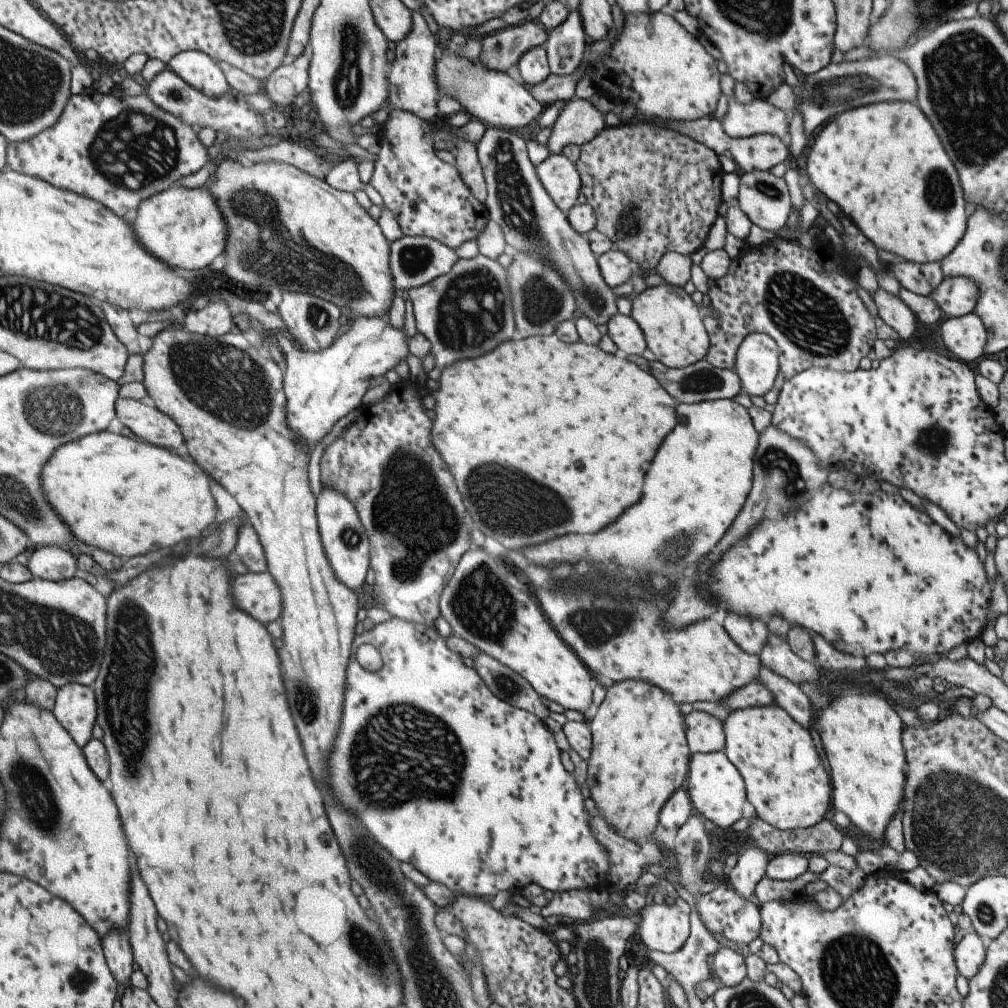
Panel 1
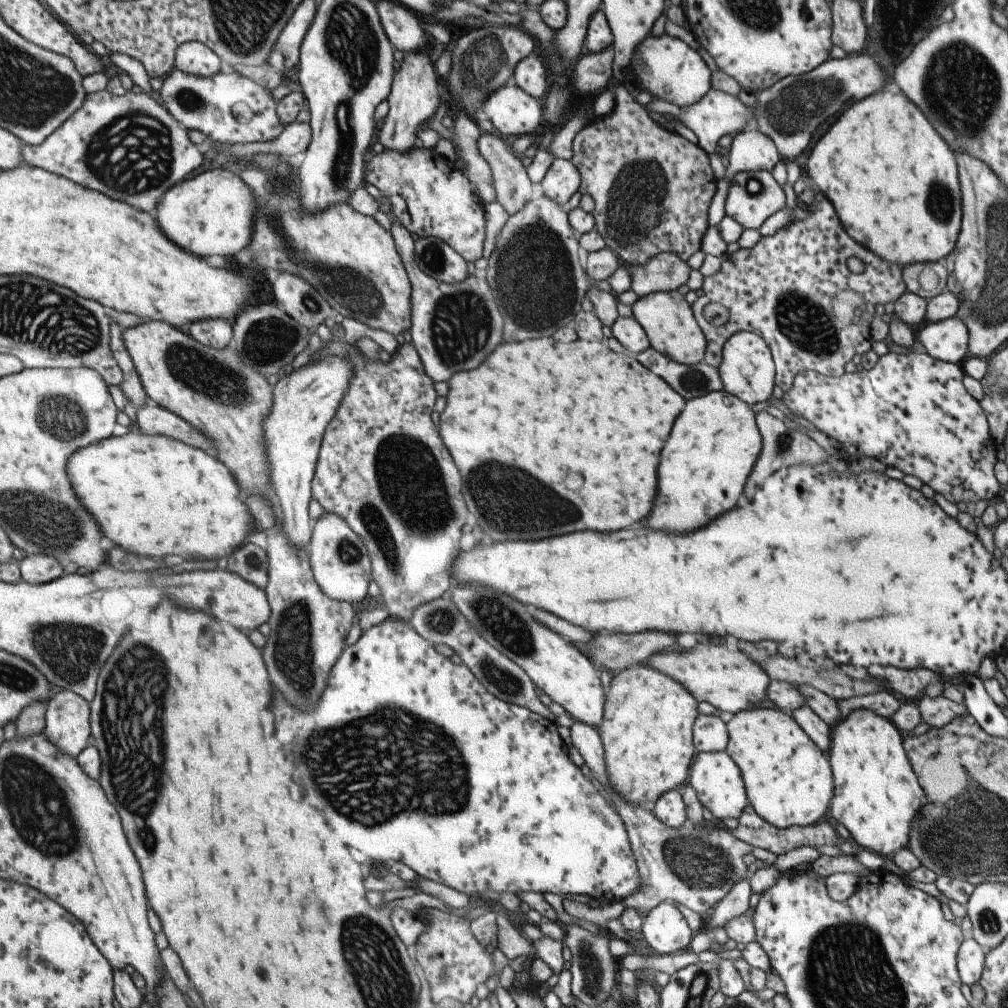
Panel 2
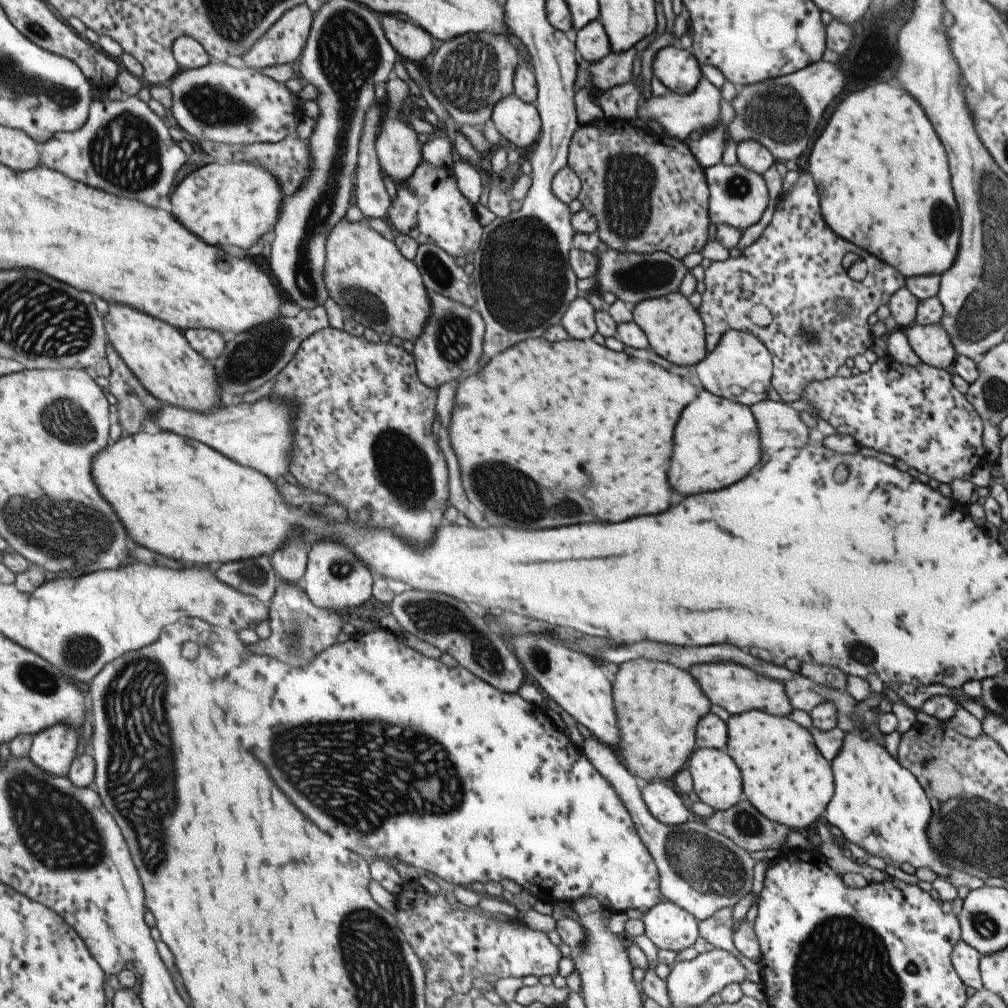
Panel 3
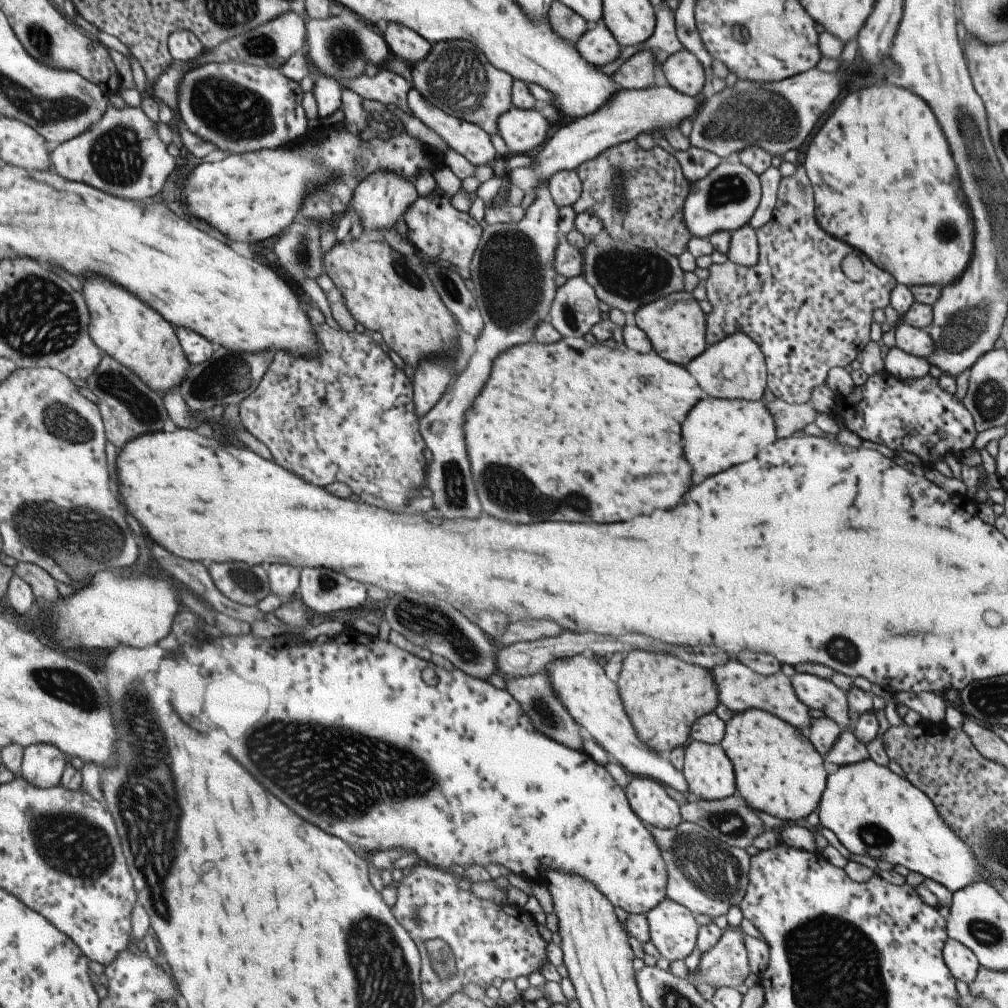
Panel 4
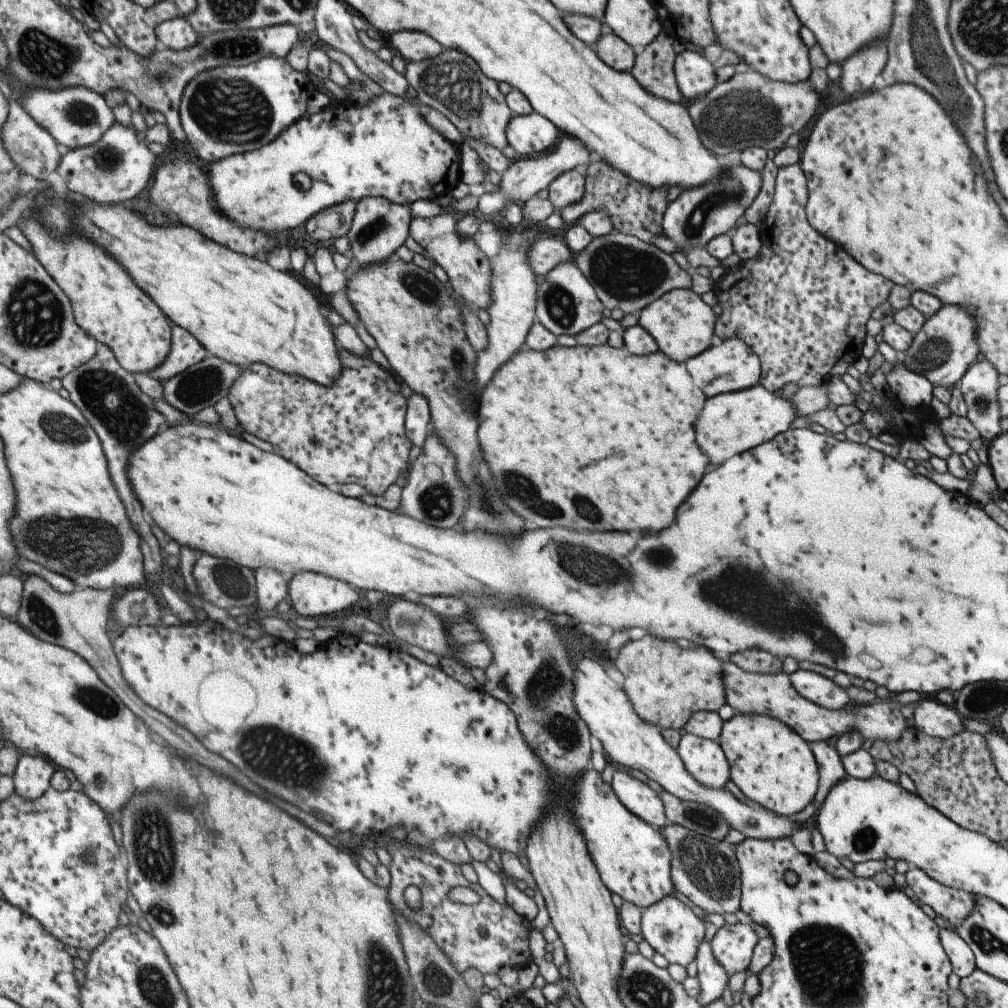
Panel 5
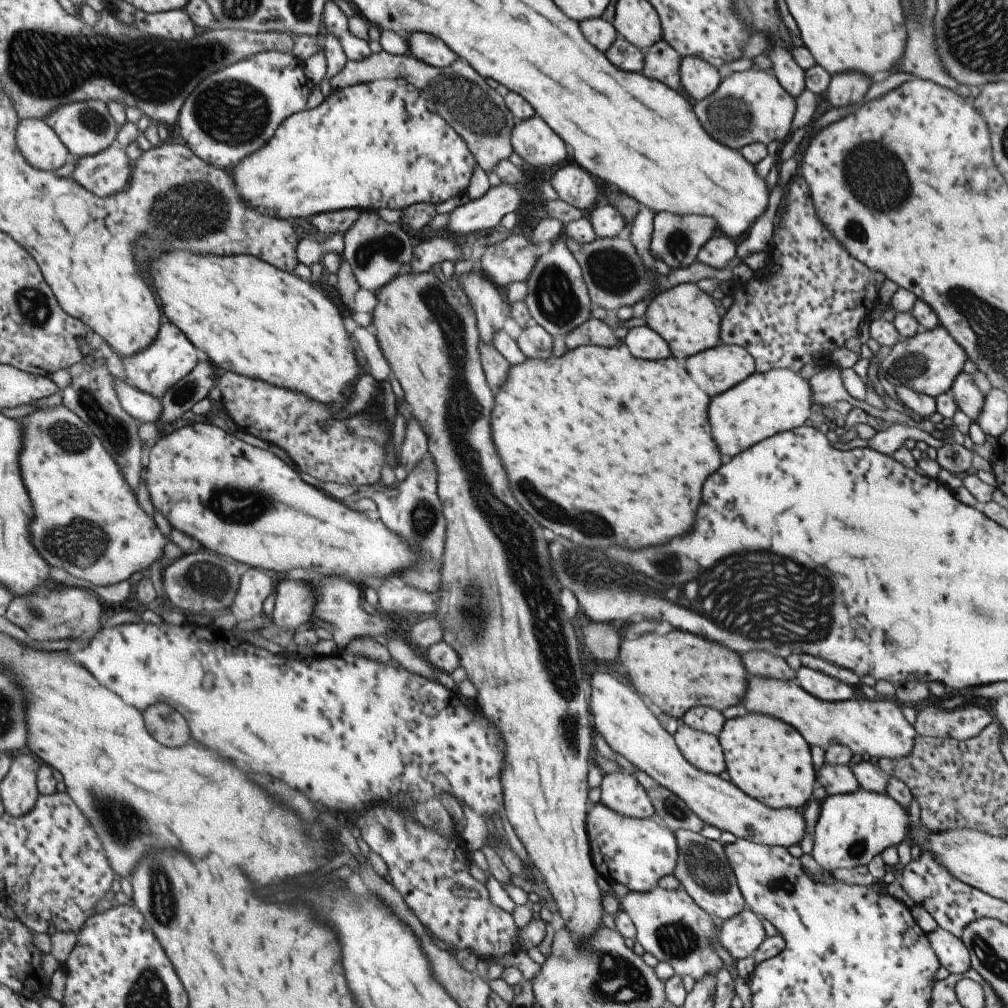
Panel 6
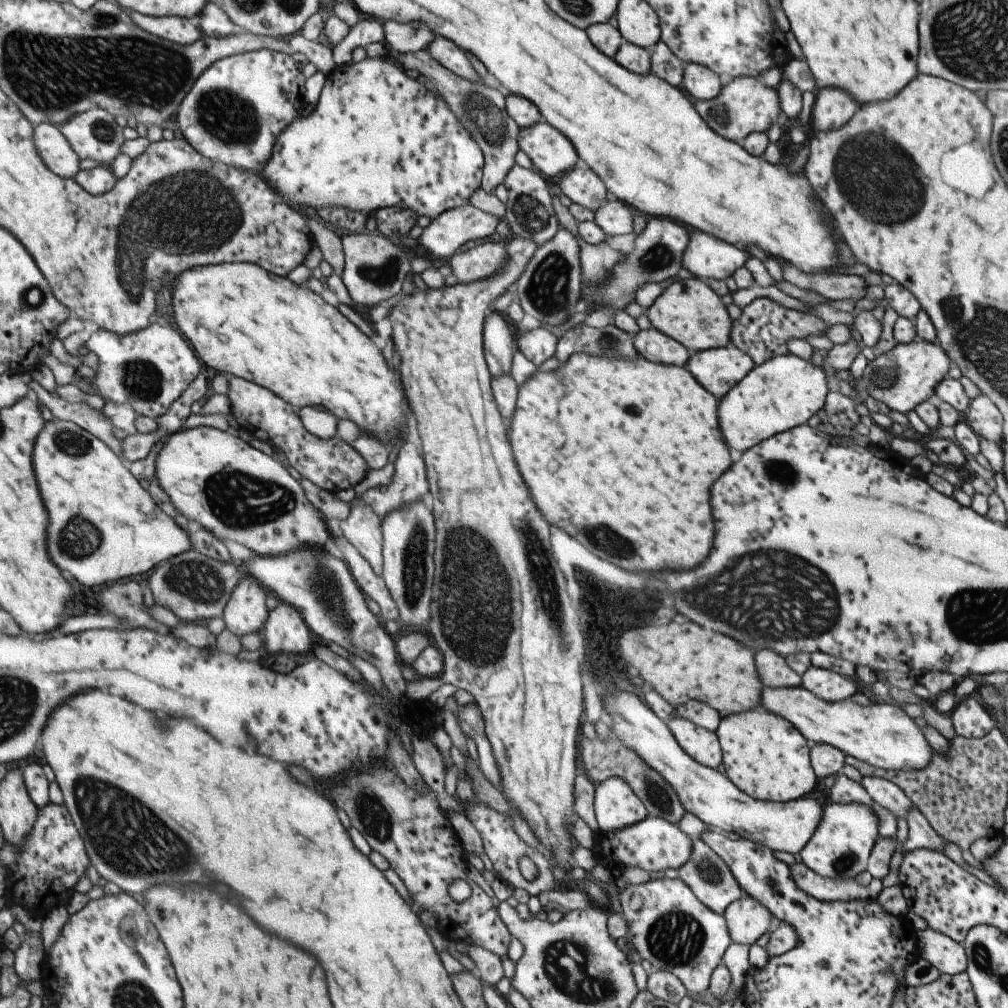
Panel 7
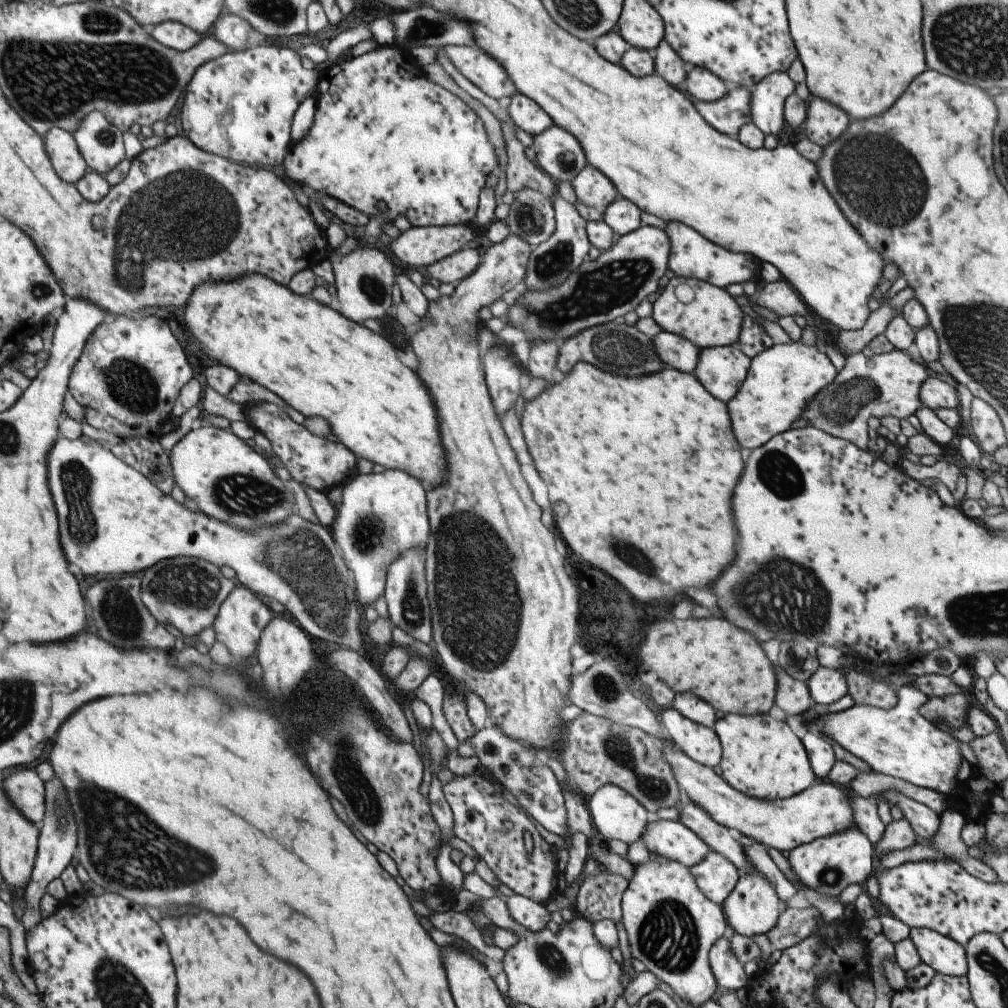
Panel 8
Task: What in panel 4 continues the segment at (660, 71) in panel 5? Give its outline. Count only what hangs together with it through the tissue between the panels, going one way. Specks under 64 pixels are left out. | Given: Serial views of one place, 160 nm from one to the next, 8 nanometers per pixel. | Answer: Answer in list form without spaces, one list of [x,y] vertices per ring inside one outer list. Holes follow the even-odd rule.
[[[643,49],[632,55],[628,55],[625,62],[609,76],[613,82],[617,82],[619,88],[651,88],[654,85],[654,73],[656,67],[660,67],[661,62],[653,56],[652,49]]]

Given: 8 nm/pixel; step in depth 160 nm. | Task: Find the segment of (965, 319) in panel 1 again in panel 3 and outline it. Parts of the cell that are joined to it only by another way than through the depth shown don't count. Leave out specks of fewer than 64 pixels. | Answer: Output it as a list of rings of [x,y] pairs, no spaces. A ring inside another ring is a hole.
[[[911,324],[904,330],[910,349],[920,362],[938,369],[951,369],[957,355],[949,335],[939,324]]]

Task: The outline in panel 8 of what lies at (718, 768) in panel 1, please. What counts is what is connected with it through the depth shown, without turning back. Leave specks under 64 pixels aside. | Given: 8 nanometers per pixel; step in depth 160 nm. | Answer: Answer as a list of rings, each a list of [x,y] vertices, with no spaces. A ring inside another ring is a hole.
[[[671,707],[663,710],[660,717],[667,738],[692,761],[711,768],[719,764],[722,750],[712,728],[691,722]]]

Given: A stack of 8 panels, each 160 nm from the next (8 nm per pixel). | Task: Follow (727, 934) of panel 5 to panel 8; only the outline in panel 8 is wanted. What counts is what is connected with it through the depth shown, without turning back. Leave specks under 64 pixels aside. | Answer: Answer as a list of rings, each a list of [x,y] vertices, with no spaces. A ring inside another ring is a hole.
[[[751,872],[739,877],[735,888],[721,904],[729,932],[744,937],[766,935],[779,916],[782,908],[780,902],[774,886],[760,873]]]

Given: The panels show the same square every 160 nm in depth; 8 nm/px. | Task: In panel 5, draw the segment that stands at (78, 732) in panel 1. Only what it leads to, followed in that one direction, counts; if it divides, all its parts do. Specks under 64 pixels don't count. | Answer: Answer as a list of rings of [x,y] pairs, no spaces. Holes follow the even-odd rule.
[[[21,754],[11,778],[14,791],[22,799],[39,798],[50,786],[55,766],[42,756]]]

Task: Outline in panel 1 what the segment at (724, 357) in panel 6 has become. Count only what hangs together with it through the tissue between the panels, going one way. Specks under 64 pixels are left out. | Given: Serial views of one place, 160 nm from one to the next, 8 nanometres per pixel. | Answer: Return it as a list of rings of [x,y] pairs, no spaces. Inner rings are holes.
[[[749,333],[739,343],[733,370],[739,377],[742,394],[762,396],[775,382],[778,346],[765,333]]]

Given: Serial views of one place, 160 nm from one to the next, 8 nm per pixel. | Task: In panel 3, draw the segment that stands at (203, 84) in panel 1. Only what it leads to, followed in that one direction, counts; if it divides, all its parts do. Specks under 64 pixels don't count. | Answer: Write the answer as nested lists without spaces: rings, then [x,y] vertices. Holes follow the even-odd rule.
[[[187,35],[176,38],[170,50],[173,67],[178,70],[198,69],[211,60],[201,43]]]

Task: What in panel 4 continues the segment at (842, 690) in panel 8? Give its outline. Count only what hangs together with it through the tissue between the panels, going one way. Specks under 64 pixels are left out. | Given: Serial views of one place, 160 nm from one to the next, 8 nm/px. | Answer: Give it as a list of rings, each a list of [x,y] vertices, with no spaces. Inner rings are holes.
[[[796,673],[791,676],[790,684],[797,699],[807,708],[819,710],[840,728],[852,727],[848,724],[845,693],[838,690],[831,682],[808,673]]]

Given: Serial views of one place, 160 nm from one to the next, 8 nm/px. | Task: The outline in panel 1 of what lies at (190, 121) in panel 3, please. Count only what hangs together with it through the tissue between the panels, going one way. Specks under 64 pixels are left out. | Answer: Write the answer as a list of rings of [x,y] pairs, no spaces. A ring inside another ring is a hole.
[[[167,67],[154,75],[152,81],[146,84],[144,94],[153,101],[155,106],[172,114],[187,126],[199,124],[200,127],[209,127],[215,132],[222,131],[225,132],[226,136],[235,136],[235,138],[251,139],[266,134],[267,126],[264,123],[264,118],[244,101],[245,94],[237,93],[230,88],[218,99],[211,98],[188,85]]]

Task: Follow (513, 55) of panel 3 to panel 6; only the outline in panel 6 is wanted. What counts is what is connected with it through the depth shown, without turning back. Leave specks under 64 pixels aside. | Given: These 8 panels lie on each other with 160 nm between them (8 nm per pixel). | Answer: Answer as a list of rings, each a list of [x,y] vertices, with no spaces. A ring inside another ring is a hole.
[[[381,51],[371,53],[360,61],[347,61],[341,71],[328,79],[330,90],[345,88],[375,81],[377,79],[397,79],[413,84],[415,92],[425,101],[433,102],[437,113],[463,140],[469,152],[487,174],[499,161],[508,158],[512,152],[510,130],[515,118],[507,110],[502,97],[493,92],[485,80],[473,72],[465,62],[455,60],[446,67],[432,67],[417,60],[409,52],[390,55]]]

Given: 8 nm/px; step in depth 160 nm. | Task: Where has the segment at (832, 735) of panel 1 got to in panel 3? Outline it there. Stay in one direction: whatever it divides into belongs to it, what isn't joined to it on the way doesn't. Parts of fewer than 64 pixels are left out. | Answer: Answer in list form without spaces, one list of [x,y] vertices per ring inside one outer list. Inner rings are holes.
[[[851,731],[844,733],[843,742],[841,743],[839,752],[830,760],[830,769],[832,772],[832,779],[834,784],[834,791],[825,807],[825,820],[830,824],[830,826],[835,826],[841,831],[842,839],[845,841],[853,842],[857,844],[859,848],[863,848],[865,852],[869,855],[879,856],[885,861],[897,862],[897,864],[910,864],[915,869],[927,867],[933,871],[937,877],[946,880],[946,876],[951,872],[951,870],[936,856],[935,851],[932,846],[928,843],[928,838],[926,835],[926,826],[929,816],[930,804],[925,794],[925,791],[919,786],[917,779],[911,774],[906,768],[903,768],[897,759],[893,759],[889,752],[885,749],[883,745],[880,745],[873,737],[867,739],[861,738],[856,732]]]

